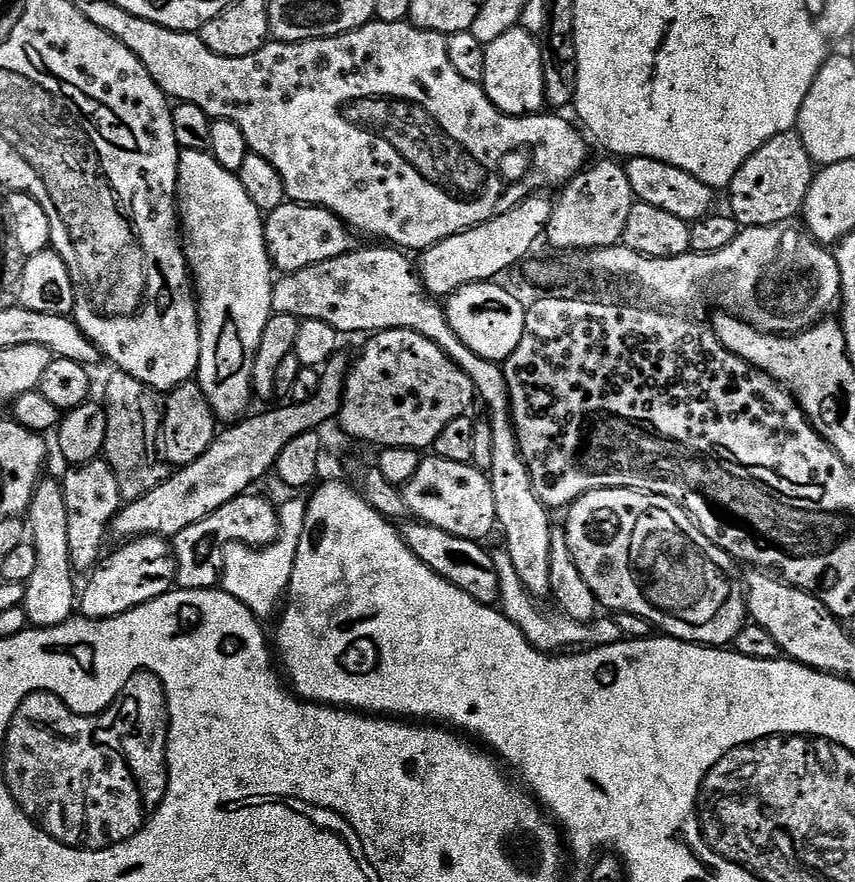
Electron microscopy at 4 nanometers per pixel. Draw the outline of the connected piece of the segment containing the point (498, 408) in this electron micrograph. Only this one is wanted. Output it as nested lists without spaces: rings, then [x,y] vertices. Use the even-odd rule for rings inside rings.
[[[487,362],[480,367],[480,396],[488,407],[486,419],[493,430],[493,449],[491,465],[486,473],[488,485],[492,491],[492,505],[496,511],[499,535],[504,535],[504,544],[508,547],[507,563],[516,571],[521,583],[533,597],[547,597],[550,592],[549,578],[550,550],[554,530],[548,526],[549,509],[536,497],[532,483],[528,478],[528,468],[520,457],[520,448],[516,442],[516,431],[512,427],[508,407],[508,389],[504,387],[504,374],[497,365]]]

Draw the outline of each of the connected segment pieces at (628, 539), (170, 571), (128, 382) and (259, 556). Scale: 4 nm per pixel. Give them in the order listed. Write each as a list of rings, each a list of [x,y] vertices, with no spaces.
[[[603,488],[588,492],[585,496],[579,496],[575,502],[567,509],[568,525],[562,529],[562,535],[568,541],[568,549],[572,555],[572,560],[576,564],[578,574],[582,576],[585,586],[588,587],[592,595],[595,596],[597,605],[613,608],[613,613],[624,613],[626,615],[636,615],[644,619],[653,629],[659,630],[663,635],[672,637],[673,640],[683,640],[685,644],[699,644],[710,648],[724,648],[735,641],[740,629],[746,624],[746,604],[736,592],[732,592],[732,584],[724,577],[724,572],[707,556],[700,552],[700,548],[676,525],[676,520],[667,512],[667,507],[661,506],[653,497],[635,492],[629,488]]]
[[[142,536],[140,539],[129,539],[121,543],[120,549],[112,557],[101,559],[96,567],[91,569],[87,577],[88,585],[83,585],[82,595],[78,600],[78,612],[85,620],[108,620],[111,616],[126,614],[131,608],[142,606],[154,598],[164,596],[173,591],[176,575],[176,562],[173,549],[167,539],[159,536]]]
[[[119,370],[113,371],[108,385],[104,388],[104,450],[103,459],[107,460],[114,478],[118,478],[120,499],[124,502],[140,499],[150,494],[166,479],[165,465],[162,463],[158,444],[152,440],[162,434],[162,408],[153,389],[147,388],[132,376]]]
[[[294,498],[277,509],[279,534],[276,540],[262,548],[250,548],[242,543],[226,543],[220,551],[221,591],[246,606],[259,620],[266,620],[287,595],[290,578],[293,577],[298,544],[305,528],[307,501]]]

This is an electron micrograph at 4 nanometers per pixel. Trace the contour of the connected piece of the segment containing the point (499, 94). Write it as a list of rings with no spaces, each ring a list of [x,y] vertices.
[[[507,28],[506,31],[494,38],[494,42],[484,45],[484,69],[480,84],[490,103],[506,116],[531,116],[539,113],[545,107],[543,96],[542,54],[540,42],[535,35],[523,28]]]

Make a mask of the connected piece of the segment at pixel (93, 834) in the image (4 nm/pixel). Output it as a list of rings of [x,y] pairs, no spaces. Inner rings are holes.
[[[137,672],[135,676],[132,676],[128,680],[123,681],[122,687],[117,691],[116,700],[98,716],[75,716],[72,713],[72,709],[67,708],[59,698],[59,696],[50,696],[46,692],[36,692],[33,696],[28,696],[24,699],[24,703],[18,708],[14,714],[14,718],[10,722],[8,727],[8,736],[2,741],[2,748],[4,748],[4,772],[2,772],[2,779],[6,782],[8,792],[14,798],[14,802],[20,807],[21,812],[36,825],[40,831],[46,833],[47,836],[52,837],[53,840],[57,840],[59,844],[64,844],[67,848],[78,848],[85,852],[101,852],[104,848],[113,848],[118,846],[122,842],[126,842],[130,838],[134,838],[134,834],[138,834],[138,830],[144,827],[144,823],[148,820],[148,817],[155,812],[156,807],[164,801],[164,795],[168,789],[168,767],[164,763],[164,746],[168,741],[168,726],[166,723],[166,705],[164,702],[164,687],[160,685],[159,680],[155,676],[152,676],[148,672]]]

